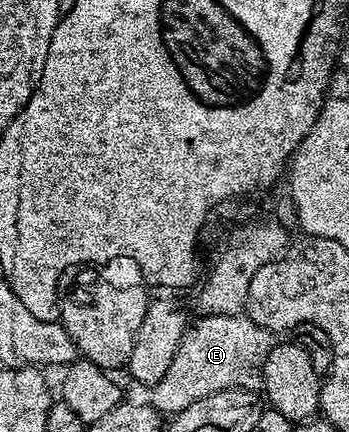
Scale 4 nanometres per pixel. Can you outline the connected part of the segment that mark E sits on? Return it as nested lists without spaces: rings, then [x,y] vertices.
[[[202,315],[186,327],[166,375],[151,388],[150,403],[158,413],[172,416],[215,392],[256,391],[262,387],[262,368],[274,345],[274,333],[255,324],[248,315]]]

